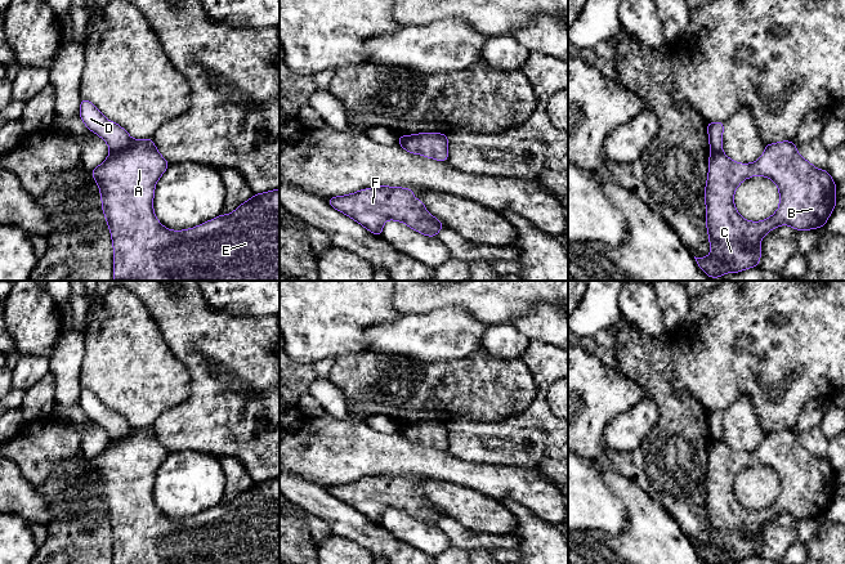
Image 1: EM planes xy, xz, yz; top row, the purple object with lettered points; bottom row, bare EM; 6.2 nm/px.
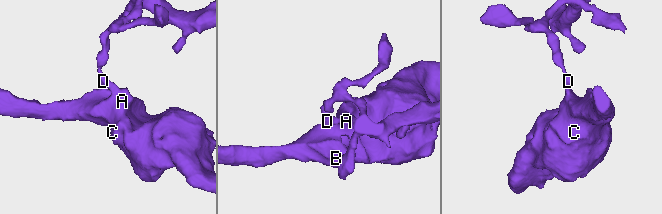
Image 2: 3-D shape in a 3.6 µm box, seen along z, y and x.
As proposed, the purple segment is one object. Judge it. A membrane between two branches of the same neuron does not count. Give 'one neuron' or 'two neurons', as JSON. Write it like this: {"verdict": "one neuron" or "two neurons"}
{"verdict": "two neurons"}

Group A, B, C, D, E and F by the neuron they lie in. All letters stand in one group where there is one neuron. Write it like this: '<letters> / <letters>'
A B C E F / D

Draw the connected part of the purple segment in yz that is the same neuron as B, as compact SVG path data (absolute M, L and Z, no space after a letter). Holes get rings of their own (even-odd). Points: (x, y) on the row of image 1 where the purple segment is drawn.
M793 142L765 144L763 156L752 164L739 164L730 160L724 152L711 152L705 188L706 228L711 254L706 258L694 256L697 265L711 278L757 267L761 258L760 242L769 230L786 224L796 230L824 227L836 207L836 198L836 183L830 173L817 169L801 157ZM755 175L769 178L779 189L778 210L761 221L743 219L733 201L737 187L745 179Z

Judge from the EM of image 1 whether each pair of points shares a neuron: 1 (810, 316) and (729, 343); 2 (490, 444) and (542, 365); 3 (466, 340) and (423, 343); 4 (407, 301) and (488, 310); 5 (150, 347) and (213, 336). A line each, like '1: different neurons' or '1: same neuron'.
1: same neuron
2: same neuron
3: same neuron
4: same neuron
5: different neurons

